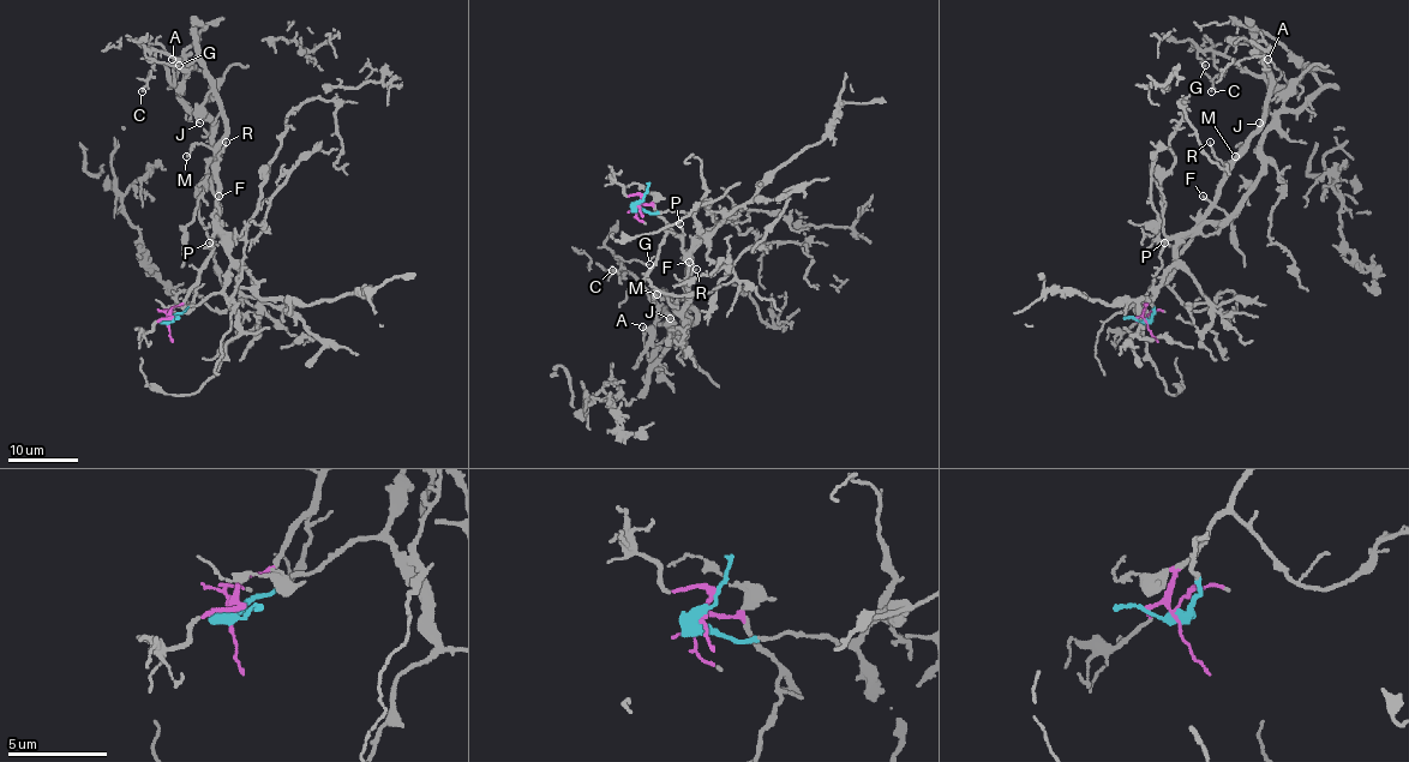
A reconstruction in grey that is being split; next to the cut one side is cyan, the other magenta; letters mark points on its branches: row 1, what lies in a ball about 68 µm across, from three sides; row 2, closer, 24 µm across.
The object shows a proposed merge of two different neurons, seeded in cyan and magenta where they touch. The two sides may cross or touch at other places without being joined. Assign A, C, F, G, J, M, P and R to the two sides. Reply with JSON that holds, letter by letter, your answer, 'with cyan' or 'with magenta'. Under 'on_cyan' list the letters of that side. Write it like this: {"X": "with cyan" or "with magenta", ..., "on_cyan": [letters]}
{"A": "with magenta", "C": "with magenta", "F": "with magenta", "G": "with magenta", "J": "with magenta", "M": "with magenta", "P": "with magenta", "R": "with magenta", "on_cyan": []}

